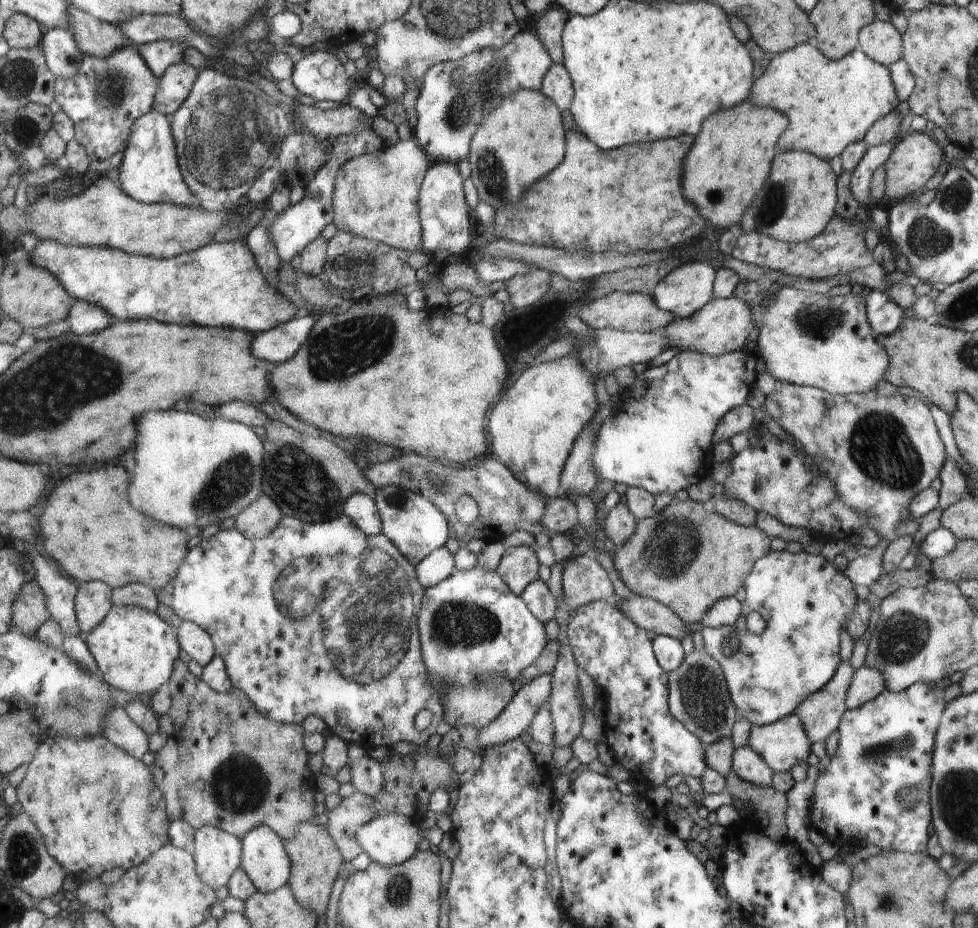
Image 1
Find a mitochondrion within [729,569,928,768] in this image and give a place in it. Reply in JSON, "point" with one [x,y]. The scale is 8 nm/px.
{"point":[907,742]}

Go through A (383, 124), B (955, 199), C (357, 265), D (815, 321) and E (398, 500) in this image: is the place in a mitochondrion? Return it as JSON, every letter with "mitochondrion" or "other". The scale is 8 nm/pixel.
{"A":"other","B":"mitochondrion","C":"mitochondrion","D":"mitochondrion","E":"mitochondrion"}

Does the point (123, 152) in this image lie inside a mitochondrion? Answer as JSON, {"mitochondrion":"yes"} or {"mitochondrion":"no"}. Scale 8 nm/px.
{"mitochondrion":"no"}

